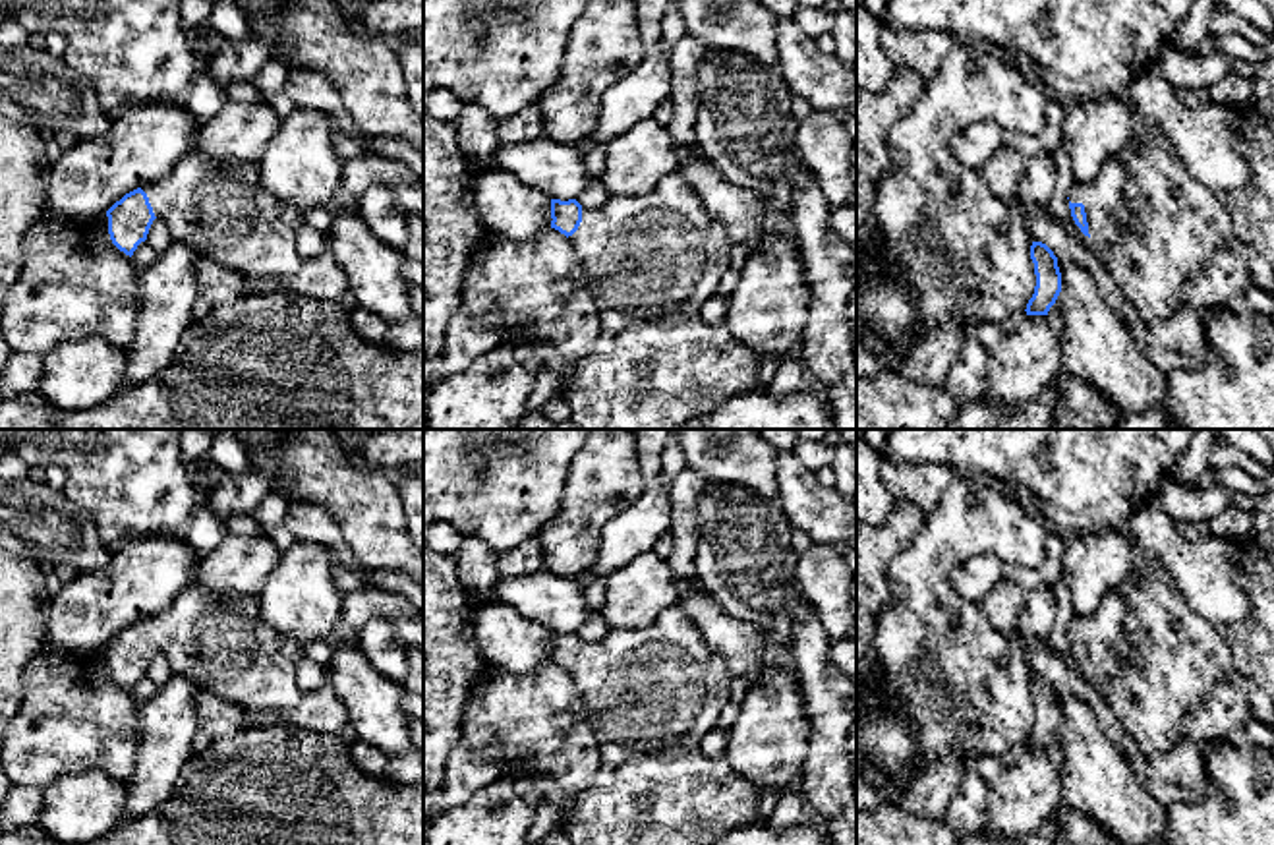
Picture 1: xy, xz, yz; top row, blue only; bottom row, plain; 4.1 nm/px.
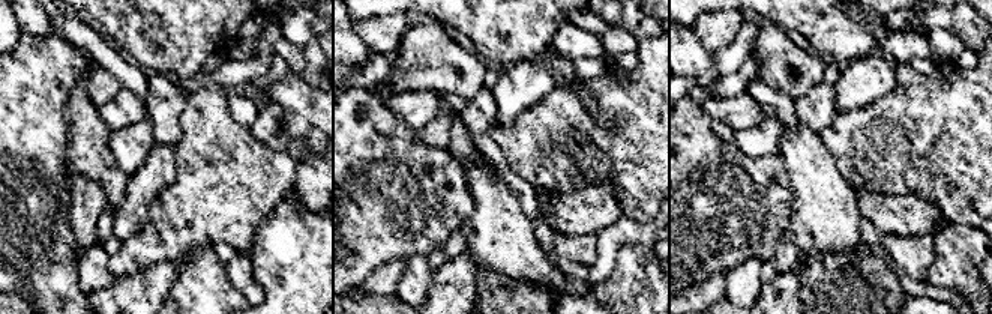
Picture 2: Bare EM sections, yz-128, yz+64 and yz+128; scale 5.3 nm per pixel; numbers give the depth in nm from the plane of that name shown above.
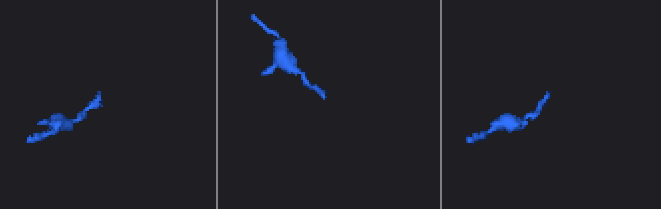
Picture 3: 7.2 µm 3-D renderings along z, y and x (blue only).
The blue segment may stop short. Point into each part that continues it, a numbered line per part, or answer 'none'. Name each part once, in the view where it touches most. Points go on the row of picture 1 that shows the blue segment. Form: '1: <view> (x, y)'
1: yz (1108, 213)

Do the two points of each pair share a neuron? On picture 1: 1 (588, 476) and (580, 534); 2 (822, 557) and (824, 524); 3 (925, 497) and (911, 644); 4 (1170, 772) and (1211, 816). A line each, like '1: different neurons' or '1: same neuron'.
1: same neuron
2: different neurons
3: different neurons
4: different neurons

